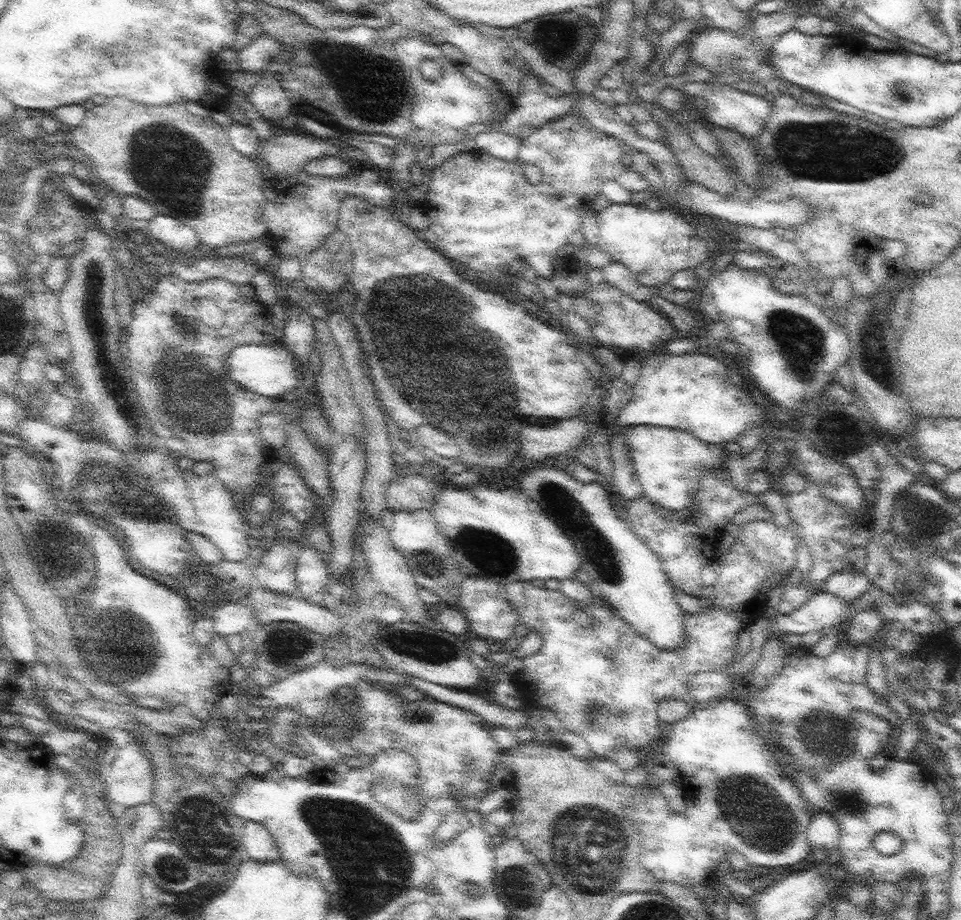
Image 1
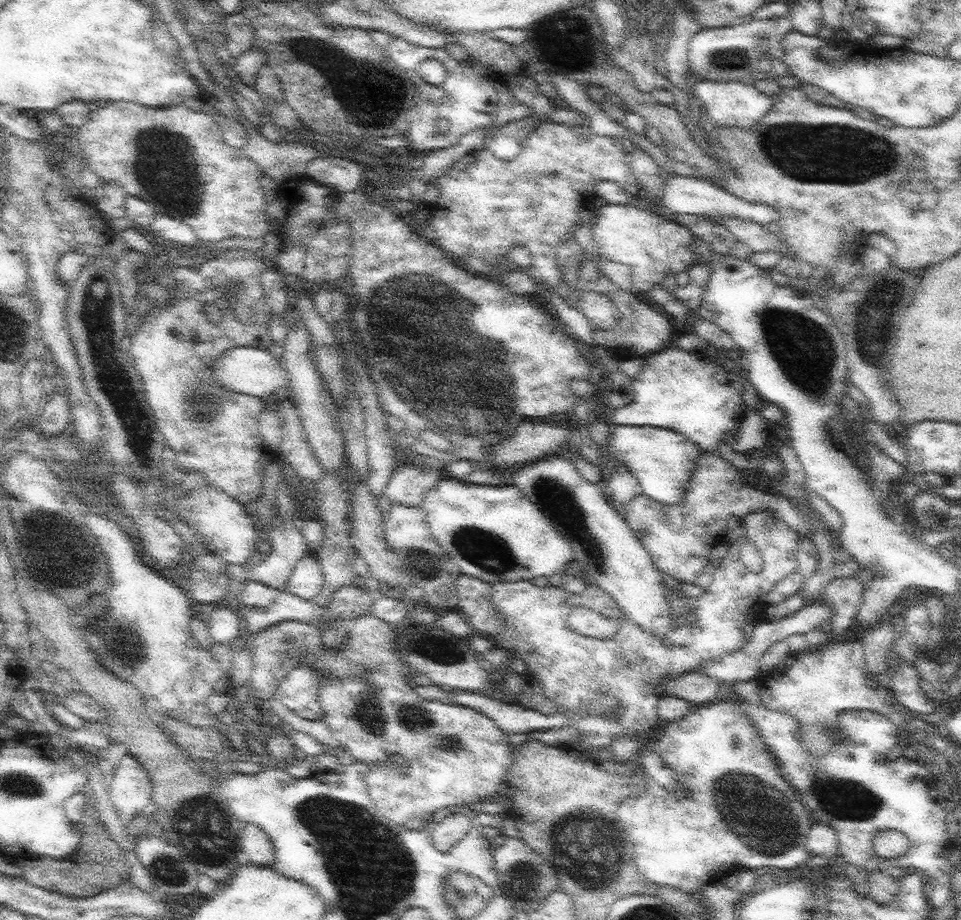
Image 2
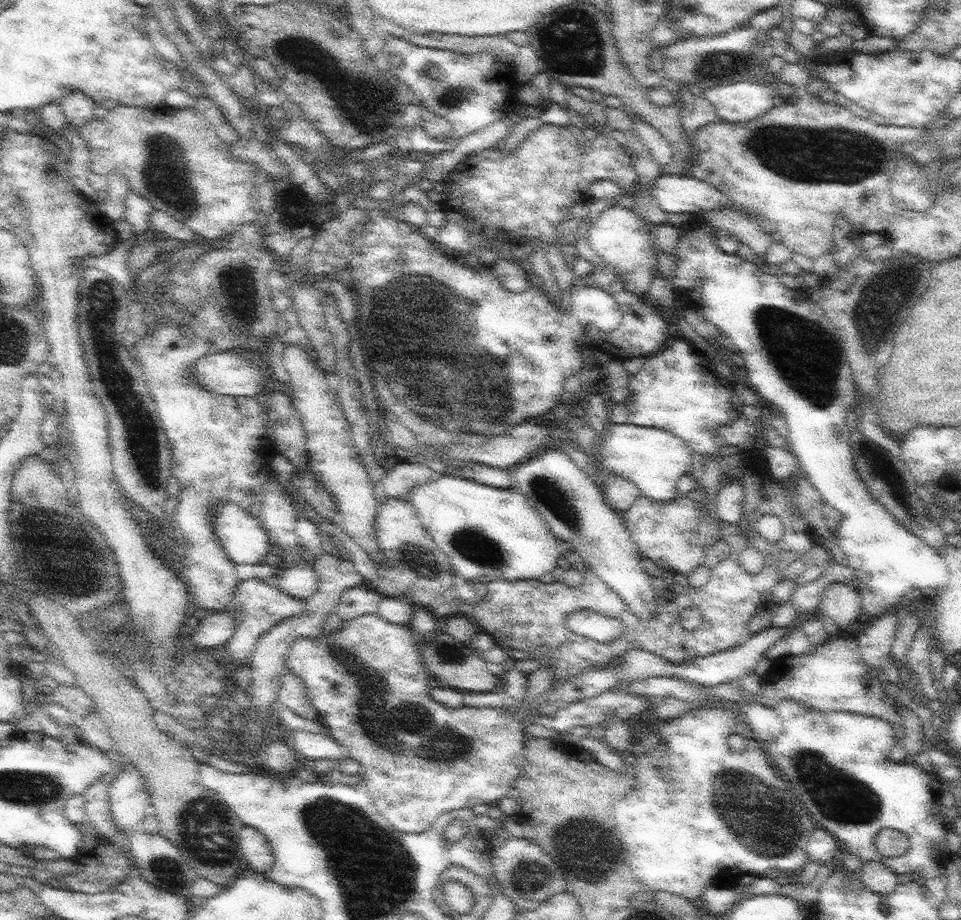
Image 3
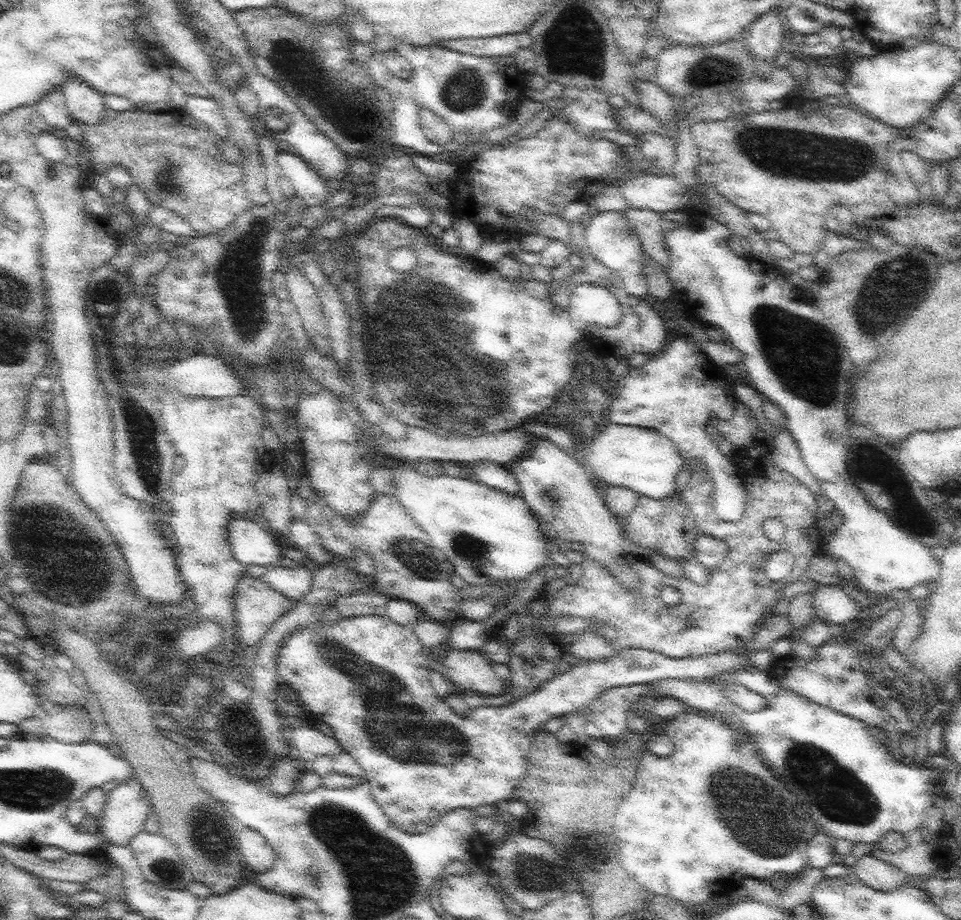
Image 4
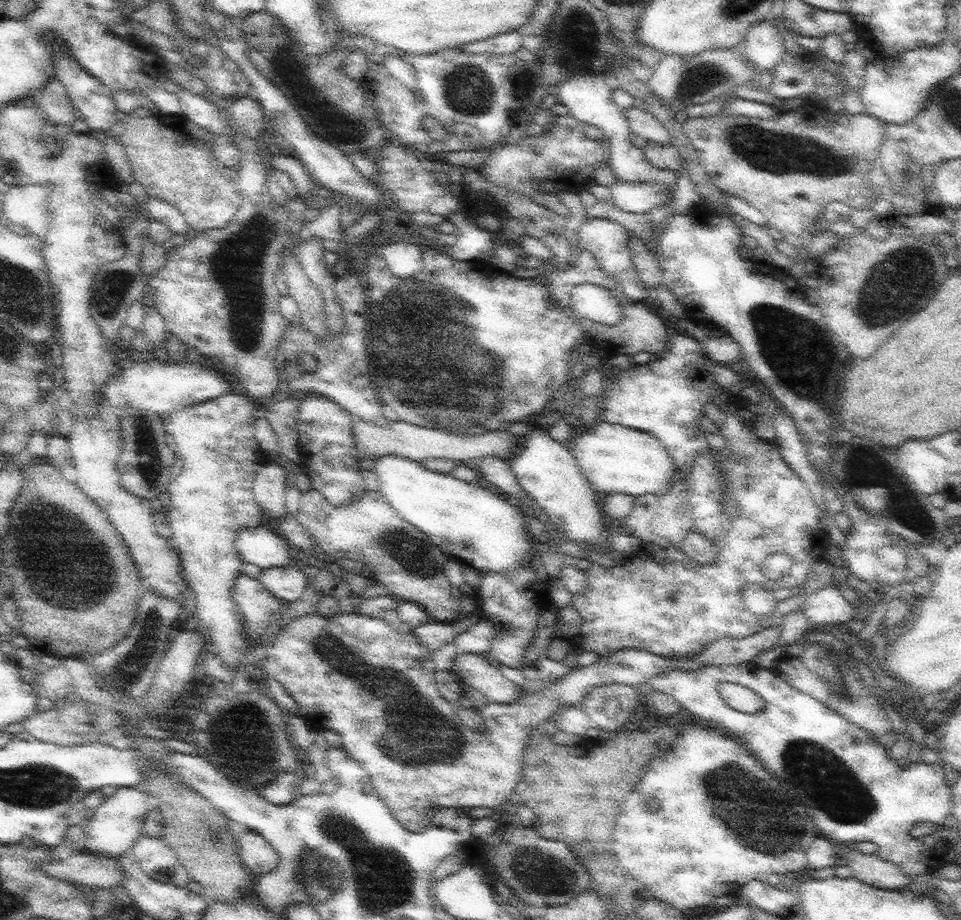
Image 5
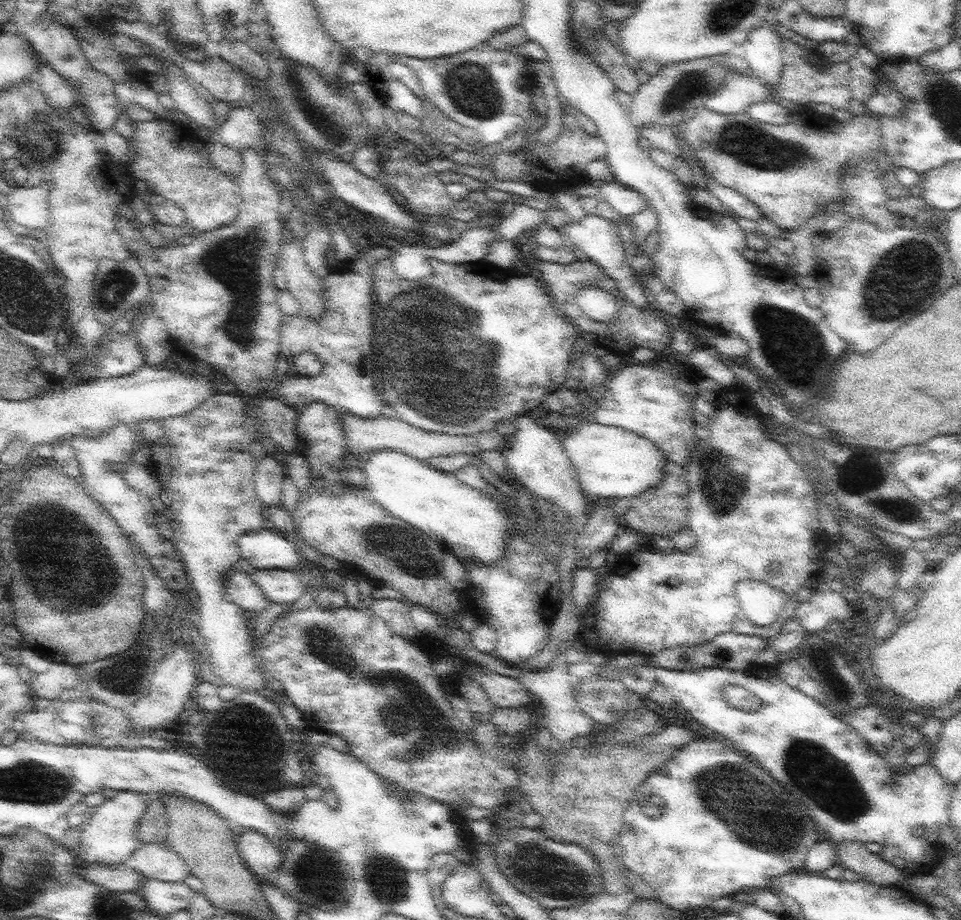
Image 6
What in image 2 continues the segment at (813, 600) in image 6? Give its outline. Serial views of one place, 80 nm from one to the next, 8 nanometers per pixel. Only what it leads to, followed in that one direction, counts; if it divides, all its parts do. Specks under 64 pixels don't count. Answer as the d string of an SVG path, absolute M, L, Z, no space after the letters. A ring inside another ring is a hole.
M863 577L835 578L828 583L822 600L833 610L834 636L841 635L855 623L855 618L861 607L865 589Z

